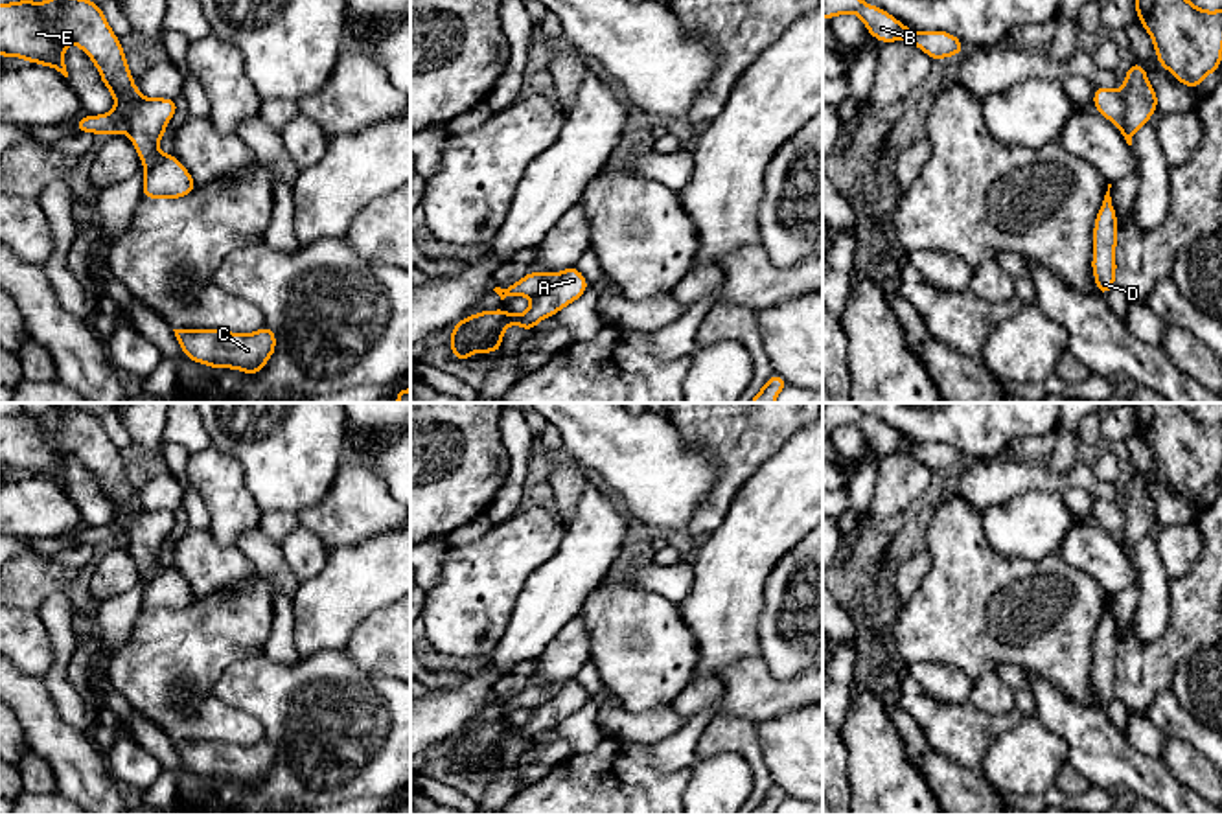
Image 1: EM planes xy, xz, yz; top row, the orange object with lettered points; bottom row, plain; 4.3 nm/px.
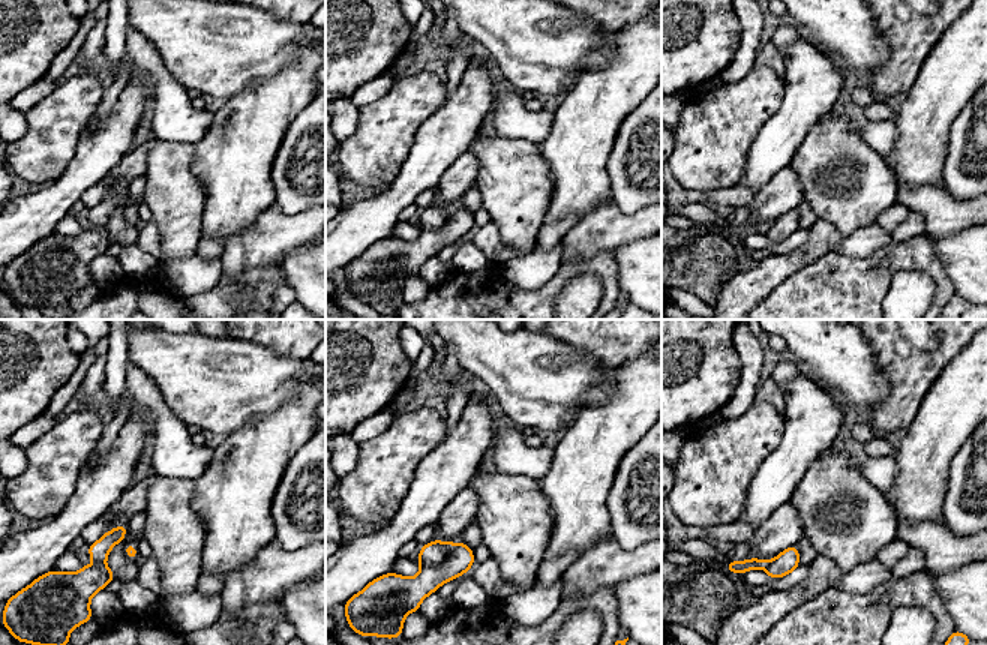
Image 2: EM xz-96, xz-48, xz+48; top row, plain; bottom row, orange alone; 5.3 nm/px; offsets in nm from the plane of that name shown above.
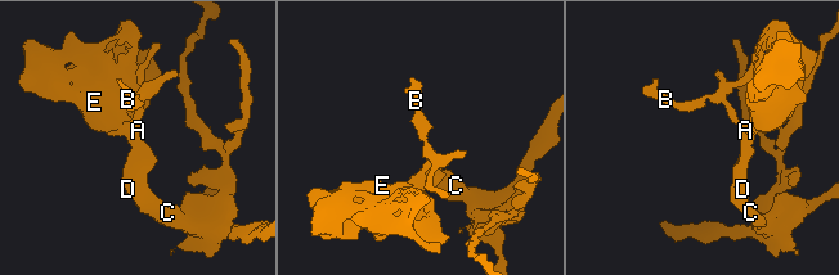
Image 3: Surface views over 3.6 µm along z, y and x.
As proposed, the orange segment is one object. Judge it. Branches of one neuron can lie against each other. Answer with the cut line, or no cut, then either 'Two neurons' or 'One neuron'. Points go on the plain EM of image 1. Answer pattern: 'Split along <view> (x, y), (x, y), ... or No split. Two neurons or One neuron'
Split along xy (116, 516), (127, 523), (126, 543). Two neurons

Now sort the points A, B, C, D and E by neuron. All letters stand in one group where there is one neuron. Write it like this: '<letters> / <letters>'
A C D E / B

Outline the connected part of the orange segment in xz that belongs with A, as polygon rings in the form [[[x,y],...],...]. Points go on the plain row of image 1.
[[[569,679],[554,688],[552,697],[532,710],[526,725],[513,727],[504,721],[480,723],[451,740],[451,765],[467,773],[475,763],[497,765],[508,736],[534,743],[541,730],[554,729],[565,717],[576,714],[589,701],[587,692],[576,679]]]

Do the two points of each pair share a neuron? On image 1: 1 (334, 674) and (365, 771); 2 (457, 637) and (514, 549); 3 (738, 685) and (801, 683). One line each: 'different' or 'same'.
1: same
2: same
3: same

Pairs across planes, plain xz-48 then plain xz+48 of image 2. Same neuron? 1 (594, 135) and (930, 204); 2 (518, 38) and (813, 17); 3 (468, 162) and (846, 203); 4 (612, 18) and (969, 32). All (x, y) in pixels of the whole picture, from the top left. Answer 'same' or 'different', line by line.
1: different
2: same
3: different
4: different

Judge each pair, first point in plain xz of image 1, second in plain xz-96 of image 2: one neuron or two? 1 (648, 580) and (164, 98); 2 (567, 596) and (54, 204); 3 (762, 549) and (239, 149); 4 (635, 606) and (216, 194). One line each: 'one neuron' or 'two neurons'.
1: one neuron
2: one neuron
3: one neuron
4: two neurons

